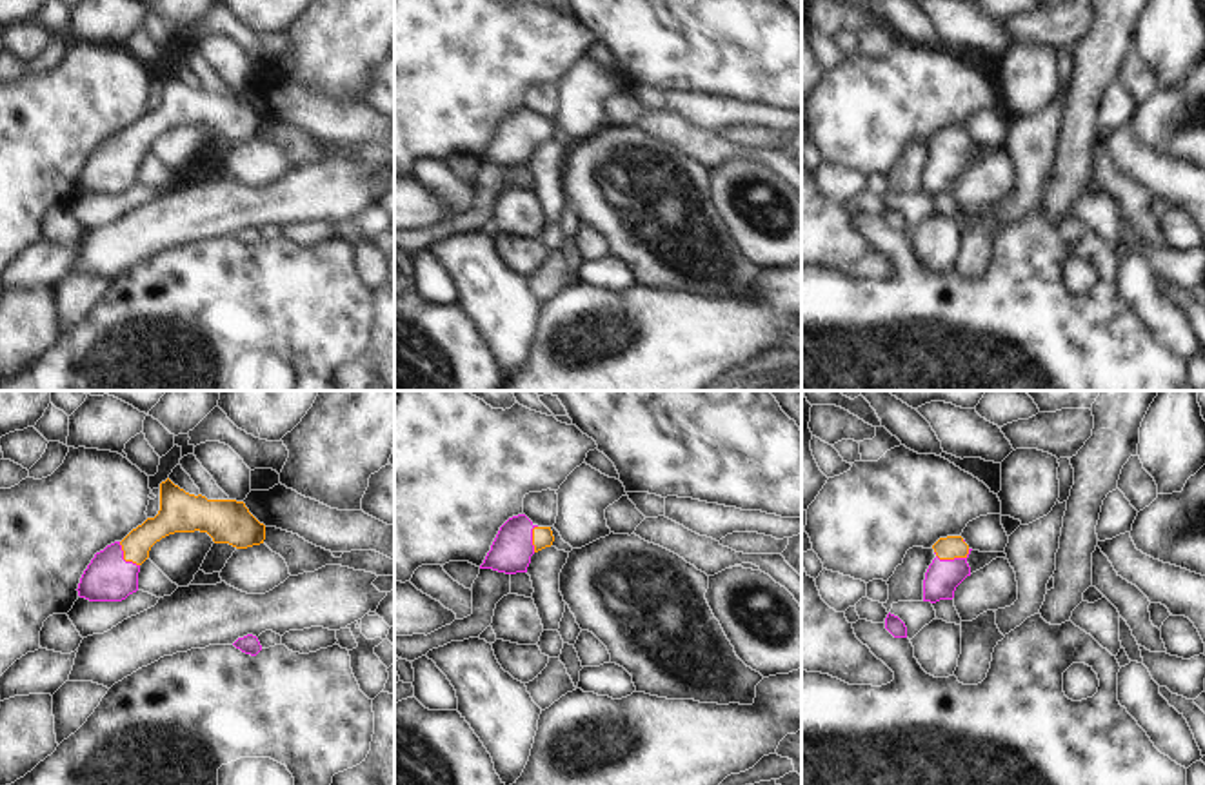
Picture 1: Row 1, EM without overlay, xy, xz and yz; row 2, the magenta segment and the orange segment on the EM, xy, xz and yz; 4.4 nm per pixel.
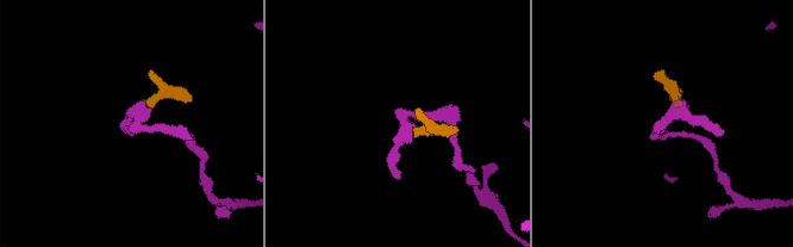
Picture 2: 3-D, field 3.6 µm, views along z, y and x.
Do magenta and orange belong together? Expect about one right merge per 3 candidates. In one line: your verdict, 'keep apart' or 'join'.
join

